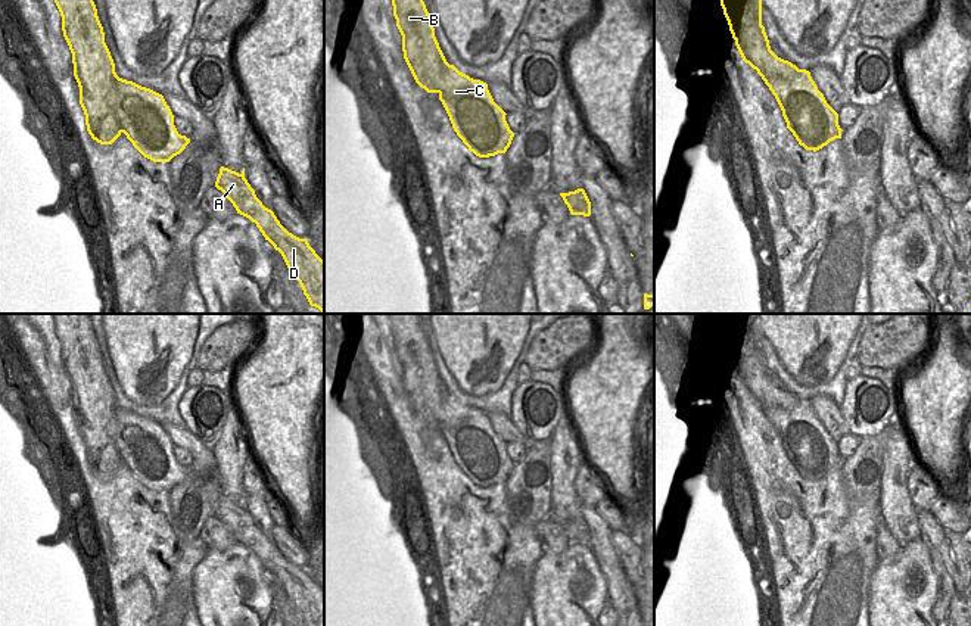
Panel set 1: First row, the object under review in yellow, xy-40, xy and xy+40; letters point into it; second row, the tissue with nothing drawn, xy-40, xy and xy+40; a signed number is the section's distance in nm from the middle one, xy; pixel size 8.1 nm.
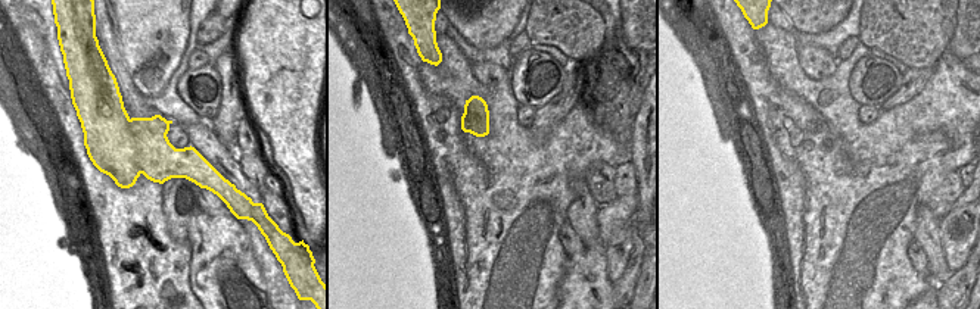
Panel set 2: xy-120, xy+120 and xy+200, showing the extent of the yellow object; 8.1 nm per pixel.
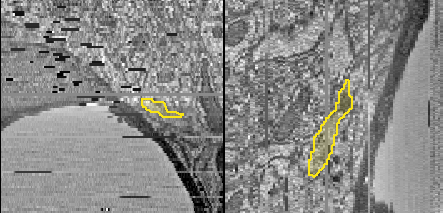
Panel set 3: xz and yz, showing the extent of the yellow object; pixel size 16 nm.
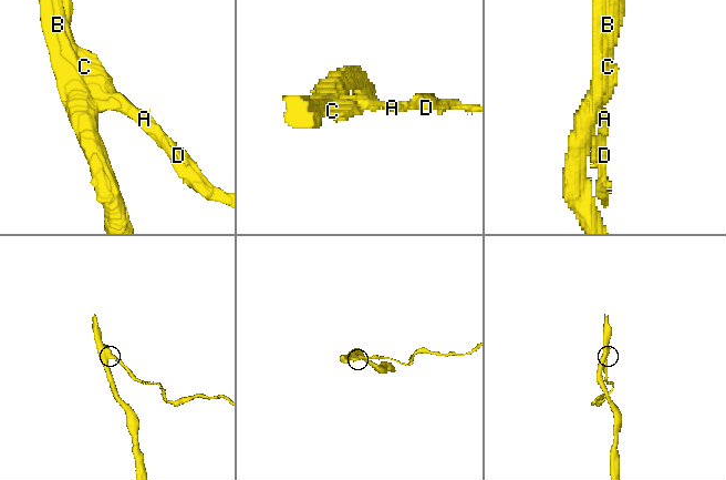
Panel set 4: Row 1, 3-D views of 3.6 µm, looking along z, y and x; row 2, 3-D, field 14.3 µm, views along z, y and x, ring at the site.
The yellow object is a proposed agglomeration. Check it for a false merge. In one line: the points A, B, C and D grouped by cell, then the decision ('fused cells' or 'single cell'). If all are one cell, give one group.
groups A C D / B; fused cells

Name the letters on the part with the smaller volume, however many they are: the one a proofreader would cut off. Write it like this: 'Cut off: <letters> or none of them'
Cut off: A, C, D.

